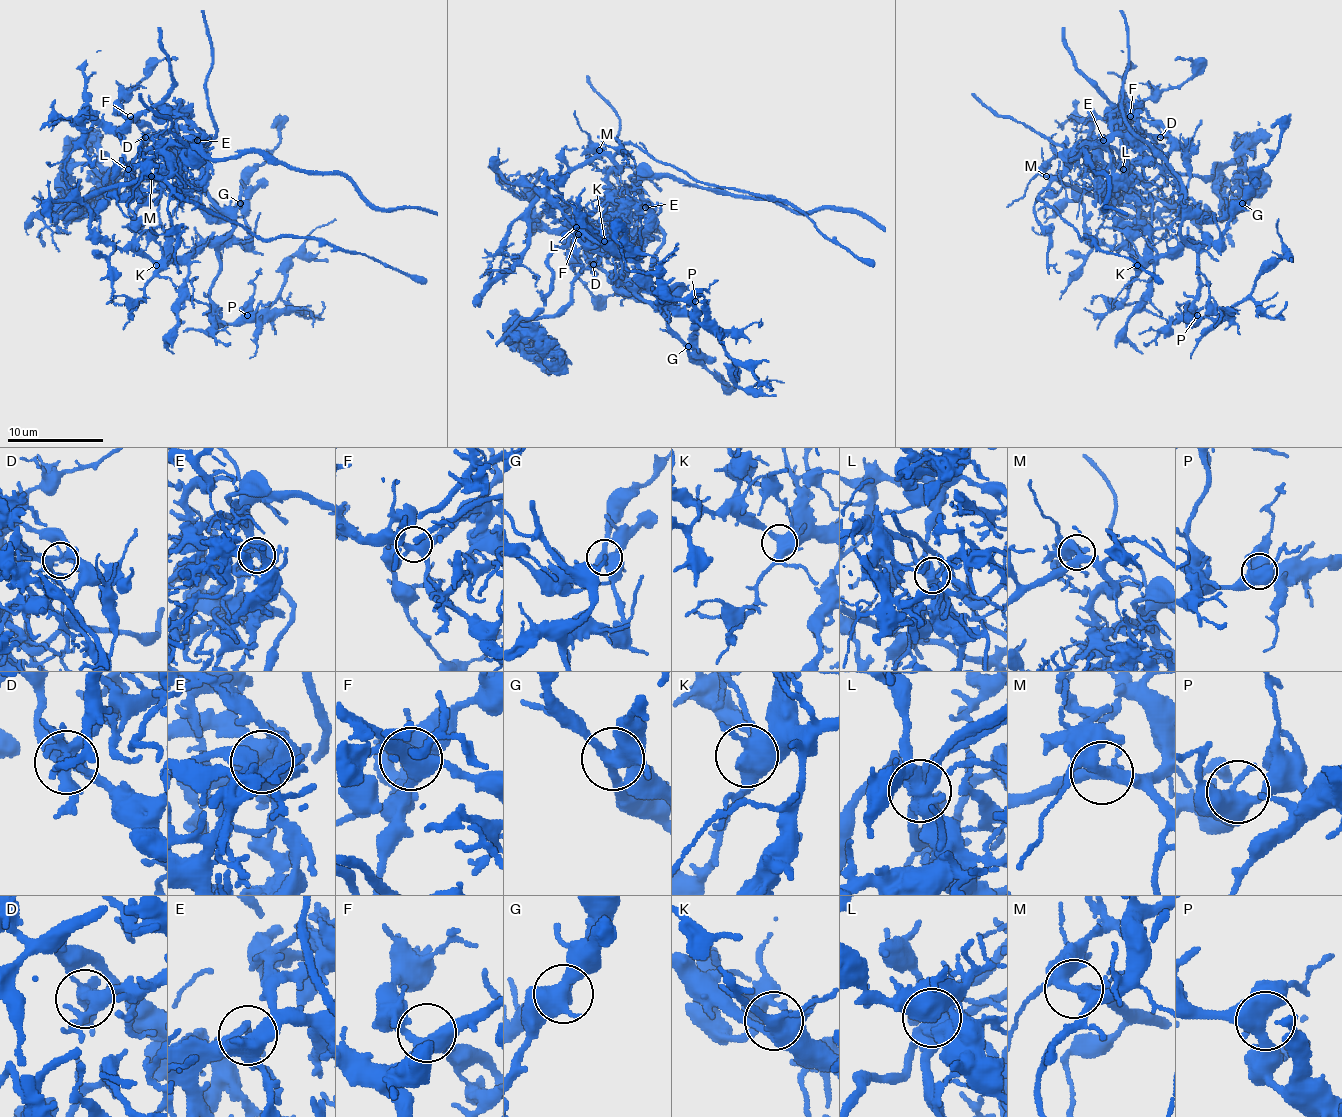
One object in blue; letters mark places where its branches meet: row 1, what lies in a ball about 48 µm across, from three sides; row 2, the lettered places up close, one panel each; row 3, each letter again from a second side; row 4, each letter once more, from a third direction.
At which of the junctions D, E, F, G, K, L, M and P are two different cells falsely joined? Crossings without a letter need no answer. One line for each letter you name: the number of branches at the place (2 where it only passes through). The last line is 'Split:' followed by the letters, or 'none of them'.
D: 6 branches meet
G: 4 branches meet
L: 5 branches meet
Split: D, G, L

